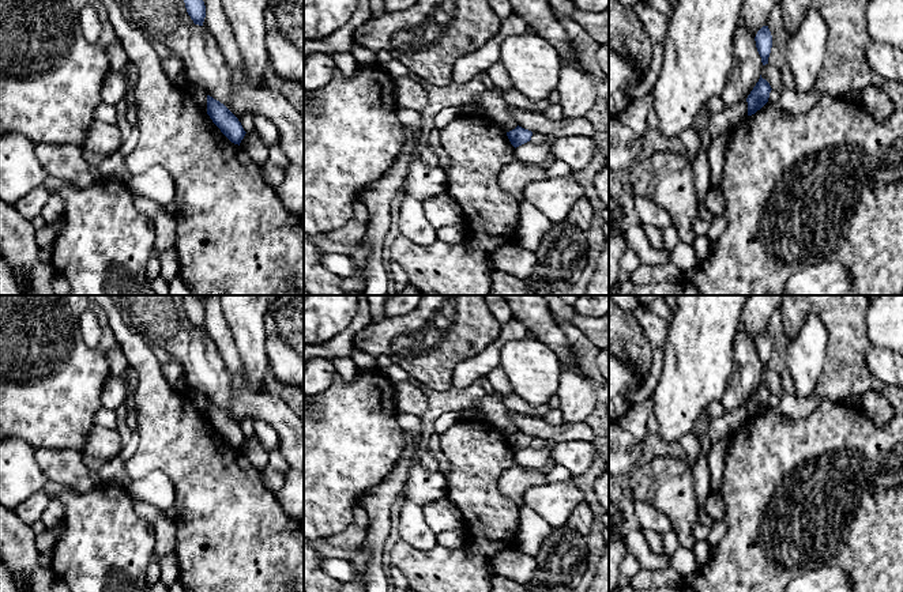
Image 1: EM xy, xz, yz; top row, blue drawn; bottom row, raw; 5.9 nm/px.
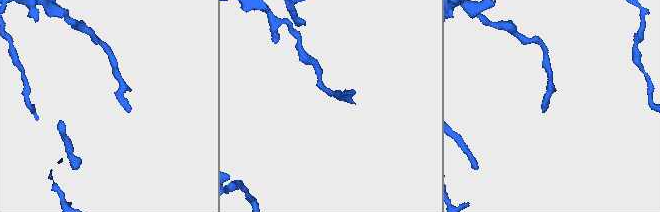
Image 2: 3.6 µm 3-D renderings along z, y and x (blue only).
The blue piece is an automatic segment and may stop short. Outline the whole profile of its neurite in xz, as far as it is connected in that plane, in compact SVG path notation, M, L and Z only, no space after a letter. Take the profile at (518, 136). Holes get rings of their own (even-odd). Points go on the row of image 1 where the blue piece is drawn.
M518 125L515 129L507 132L507 136L508 136L511 144L516 148L516 147L530 142L533 132Z

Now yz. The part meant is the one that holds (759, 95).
M761 78L759 82L756 83L756 86L753 87L753 90L750 91L750 94L746 98L748 102L748 116L755 114L757 110L760 110L770 98L770 93L771 93L771 86L770 83Z

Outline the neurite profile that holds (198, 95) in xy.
M189 87L188 90L192 101L207 113L207 94L197 87Z

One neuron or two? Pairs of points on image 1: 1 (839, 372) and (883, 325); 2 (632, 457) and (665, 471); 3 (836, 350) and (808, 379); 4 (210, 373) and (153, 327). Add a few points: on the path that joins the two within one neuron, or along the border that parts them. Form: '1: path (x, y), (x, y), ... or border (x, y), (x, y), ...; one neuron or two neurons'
1: border (866, 309), (866, 335), (872, 343); two neurons
2: border (643, 462), (629, 474); two neurons
3: border (827, 331), (827, 357), (812, 392); two neurons
4: path (195, 370), (168, 340); one neuron

